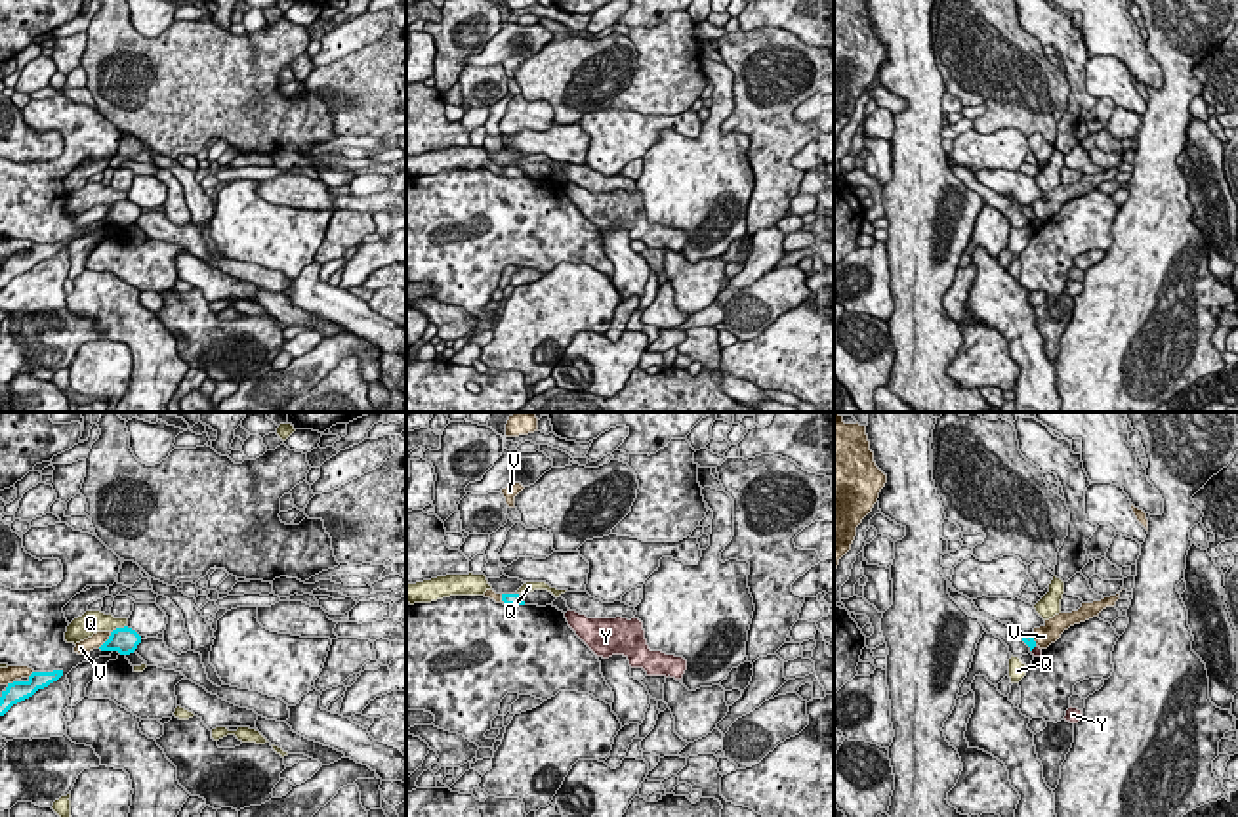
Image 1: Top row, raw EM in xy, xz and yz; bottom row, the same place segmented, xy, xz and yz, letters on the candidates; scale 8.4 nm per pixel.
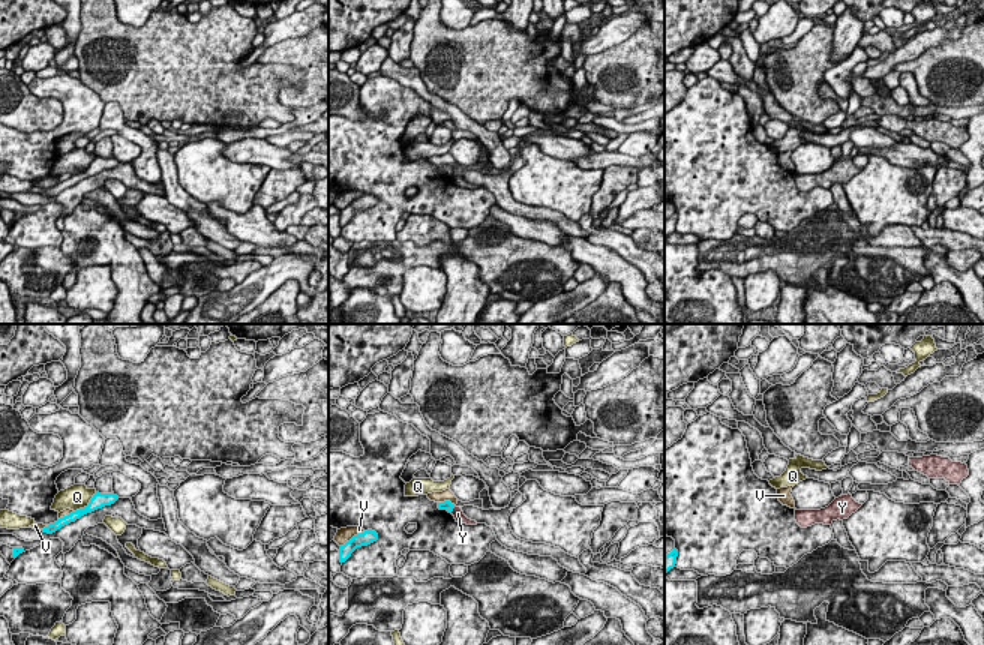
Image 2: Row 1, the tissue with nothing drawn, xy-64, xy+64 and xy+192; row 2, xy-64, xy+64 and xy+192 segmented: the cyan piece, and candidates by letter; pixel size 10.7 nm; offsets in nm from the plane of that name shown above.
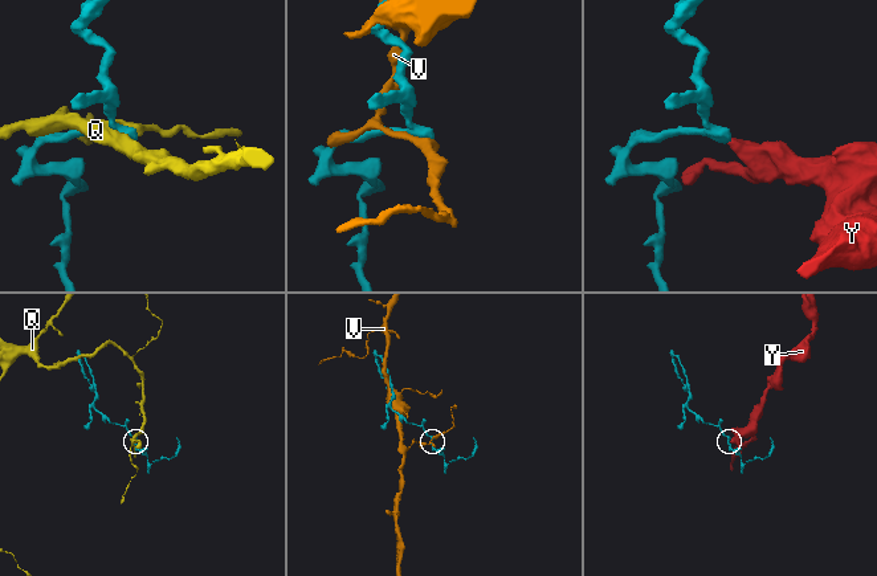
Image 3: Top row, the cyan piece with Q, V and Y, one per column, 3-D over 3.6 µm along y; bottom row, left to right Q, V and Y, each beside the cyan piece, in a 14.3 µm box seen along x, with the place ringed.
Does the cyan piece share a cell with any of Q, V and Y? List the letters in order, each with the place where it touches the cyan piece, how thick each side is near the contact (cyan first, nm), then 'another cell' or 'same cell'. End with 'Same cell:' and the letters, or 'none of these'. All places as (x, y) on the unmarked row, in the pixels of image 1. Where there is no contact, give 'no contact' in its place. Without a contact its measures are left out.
Q: contact xy (119, 201); calibres 220 and 200 nm; another cell
V: contact xy (107, 212); calibres 220 and 120 nm; another cell
Y: contact yz (1032, 220); calibres 90 and 90 nm; another cell
Same cell: none of these

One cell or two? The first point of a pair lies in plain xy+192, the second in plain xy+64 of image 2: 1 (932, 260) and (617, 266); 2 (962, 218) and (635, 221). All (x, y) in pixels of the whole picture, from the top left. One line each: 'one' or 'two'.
1: one
2: one

